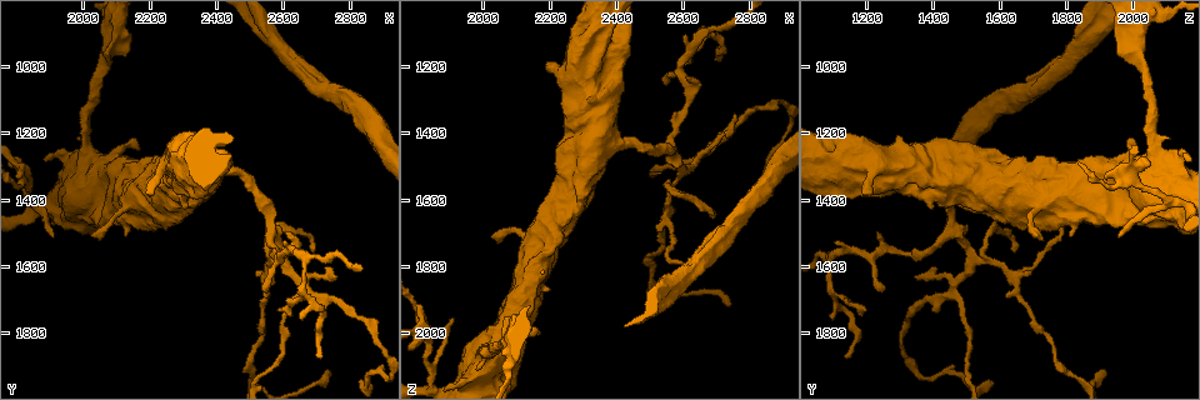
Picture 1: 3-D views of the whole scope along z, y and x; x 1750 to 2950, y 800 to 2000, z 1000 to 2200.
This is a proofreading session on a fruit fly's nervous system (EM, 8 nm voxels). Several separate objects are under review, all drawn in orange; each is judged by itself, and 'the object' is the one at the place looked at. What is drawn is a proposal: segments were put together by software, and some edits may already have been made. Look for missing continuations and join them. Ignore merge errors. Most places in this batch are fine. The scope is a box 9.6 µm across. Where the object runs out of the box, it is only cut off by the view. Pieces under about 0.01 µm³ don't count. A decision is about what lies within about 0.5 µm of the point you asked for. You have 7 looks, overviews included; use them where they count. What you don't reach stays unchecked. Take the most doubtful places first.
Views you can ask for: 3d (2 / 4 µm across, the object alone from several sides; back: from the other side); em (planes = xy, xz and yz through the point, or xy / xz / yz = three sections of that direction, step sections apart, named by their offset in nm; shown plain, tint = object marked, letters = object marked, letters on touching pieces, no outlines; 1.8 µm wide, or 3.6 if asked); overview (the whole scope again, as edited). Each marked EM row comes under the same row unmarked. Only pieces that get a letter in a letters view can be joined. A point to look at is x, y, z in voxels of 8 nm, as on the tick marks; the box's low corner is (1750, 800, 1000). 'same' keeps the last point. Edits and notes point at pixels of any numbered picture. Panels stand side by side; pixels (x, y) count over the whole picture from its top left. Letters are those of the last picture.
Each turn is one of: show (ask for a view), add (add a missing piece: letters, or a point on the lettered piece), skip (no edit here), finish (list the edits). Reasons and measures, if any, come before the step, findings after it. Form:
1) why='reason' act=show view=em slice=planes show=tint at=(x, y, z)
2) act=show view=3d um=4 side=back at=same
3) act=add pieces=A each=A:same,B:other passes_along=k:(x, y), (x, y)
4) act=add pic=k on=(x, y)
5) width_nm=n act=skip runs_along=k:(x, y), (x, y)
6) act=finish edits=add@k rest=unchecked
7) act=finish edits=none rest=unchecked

why='an open end' act=show view=3d um=2 at=(2550, 1670, 1250)

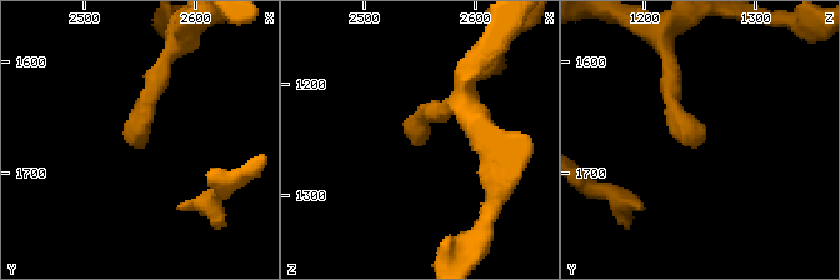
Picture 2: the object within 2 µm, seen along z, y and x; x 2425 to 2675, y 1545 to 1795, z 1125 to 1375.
act=show view=em slice=planes show=letters at=(2554, 1678, 1244)

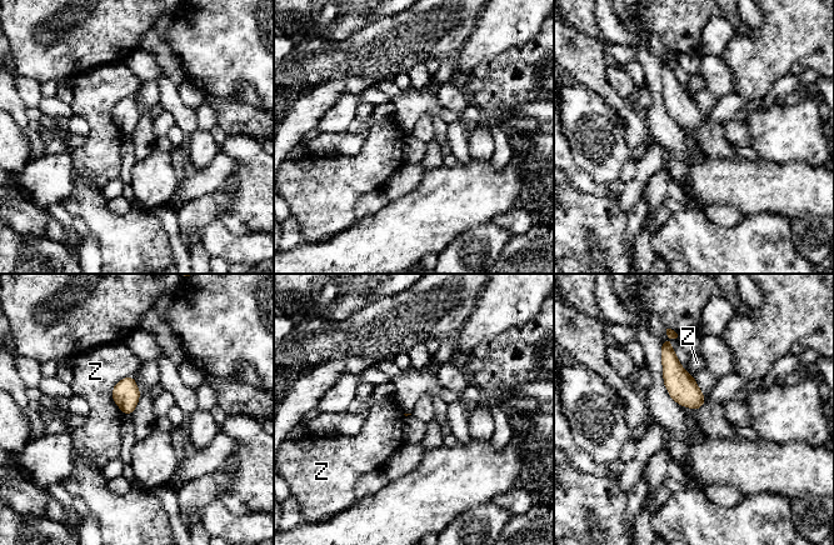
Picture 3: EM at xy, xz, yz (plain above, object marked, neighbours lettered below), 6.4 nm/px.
longest_contact=Z:260nm act=skip each=Z:other found='none of them fits'

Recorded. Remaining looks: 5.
why='stops while still wide' act=show view=3d um=4 at=(2130, 1510, 1810)

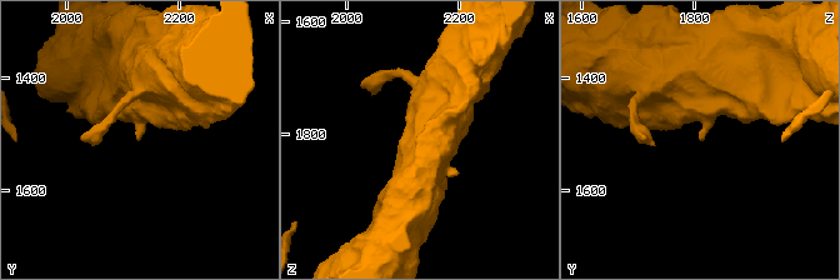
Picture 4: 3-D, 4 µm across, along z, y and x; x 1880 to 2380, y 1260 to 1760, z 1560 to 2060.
why='need the tissue' act=show view=em um=3.6 slice=planes show=letters at=(2130, 1510, 1815)

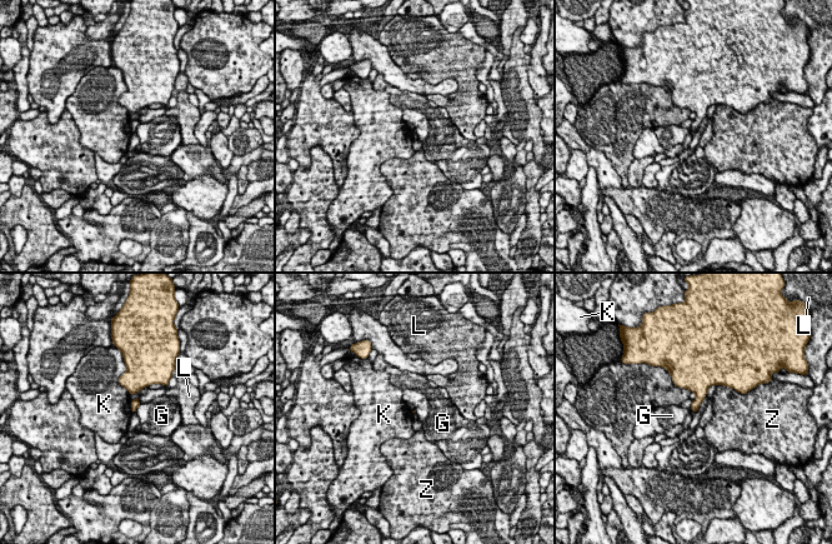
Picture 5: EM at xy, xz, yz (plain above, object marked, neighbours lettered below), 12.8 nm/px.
longest_contact=L:320nm act=skip each=G:other,K:other,L:other,Z:other found='none of them fits'

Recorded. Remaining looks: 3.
why='branch stops here' act=show view=em slice=planes show=tint at=(2740, 1920, 1930)

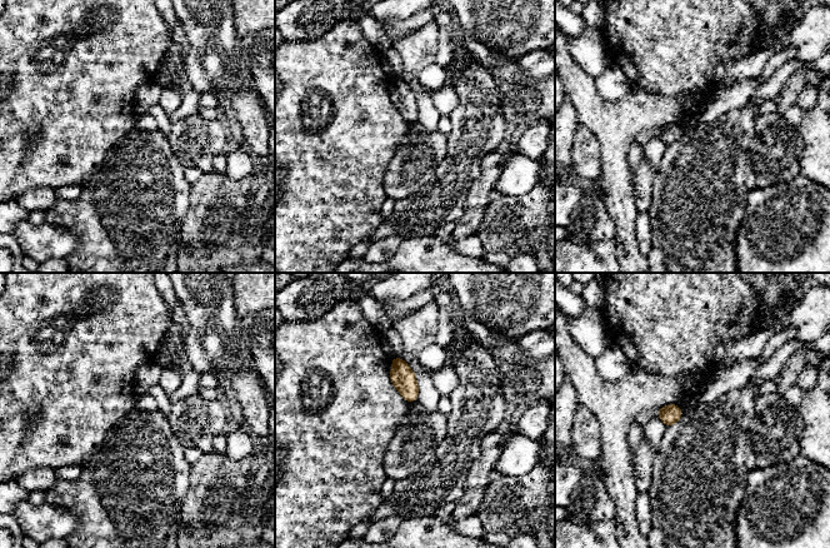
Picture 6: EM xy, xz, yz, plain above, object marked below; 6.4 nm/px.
act=show view=em slice=planes show=letters at=same

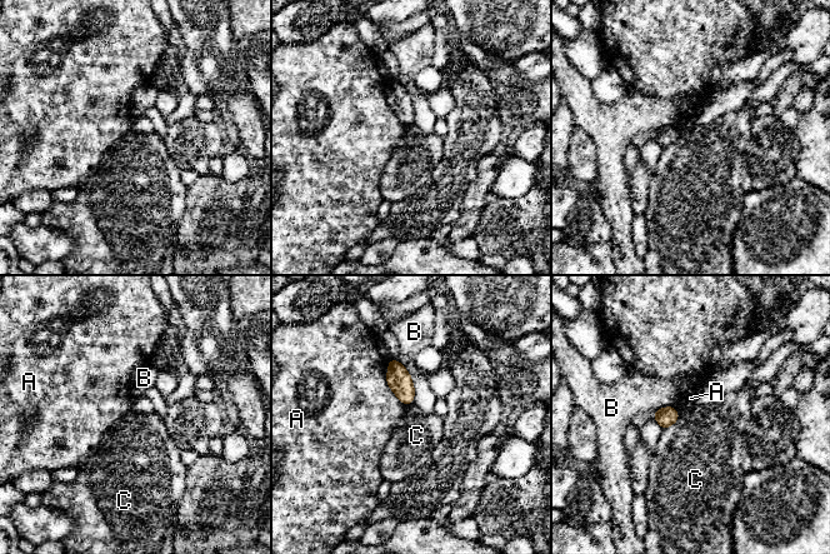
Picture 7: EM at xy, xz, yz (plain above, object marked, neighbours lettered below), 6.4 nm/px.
act=skip each=A:other,B:other,C:other border=7:(680, 415), (663, 430) found='no lettered piece goes on from it'

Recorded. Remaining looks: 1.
act=finish edits=none rest=unchecked

